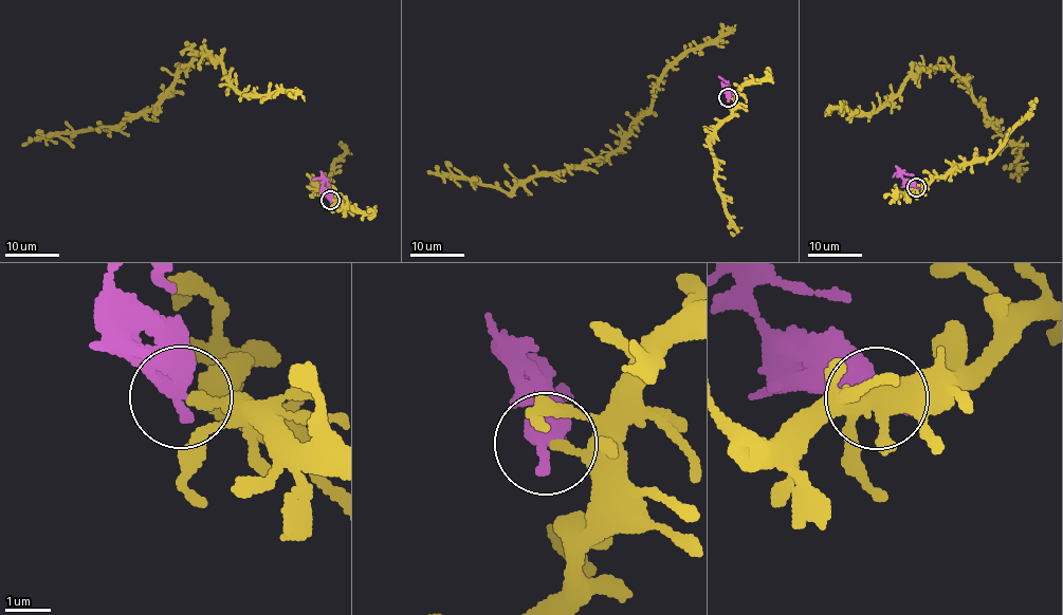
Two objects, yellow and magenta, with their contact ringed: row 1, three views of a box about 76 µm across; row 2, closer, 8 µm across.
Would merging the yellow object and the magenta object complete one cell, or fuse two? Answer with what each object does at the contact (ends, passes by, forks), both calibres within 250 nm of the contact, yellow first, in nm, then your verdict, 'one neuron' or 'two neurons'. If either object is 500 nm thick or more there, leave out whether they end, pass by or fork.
yellow ends | magenta ends | 200/480 nm | two neurons

